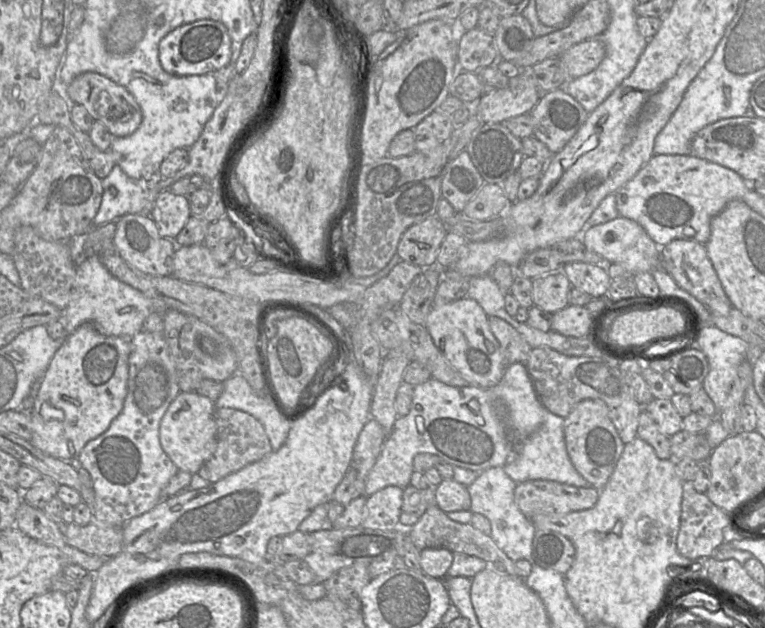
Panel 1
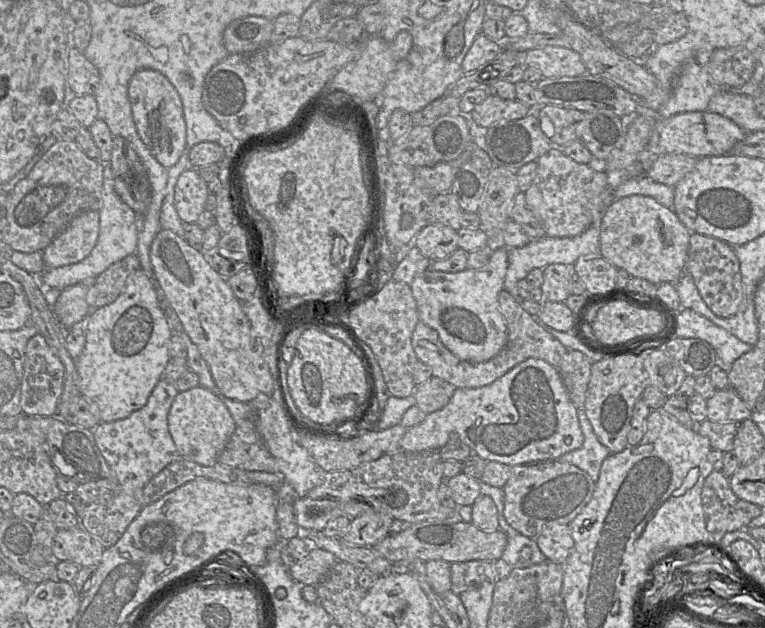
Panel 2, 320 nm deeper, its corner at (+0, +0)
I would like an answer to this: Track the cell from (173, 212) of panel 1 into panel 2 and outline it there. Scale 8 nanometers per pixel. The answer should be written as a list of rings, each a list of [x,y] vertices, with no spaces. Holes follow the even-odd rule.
[[[197,169],[184,171],[175,187],[175,209],[184,223],[196,223],[205,211],[208,197],[208,183],[199,175]]]

